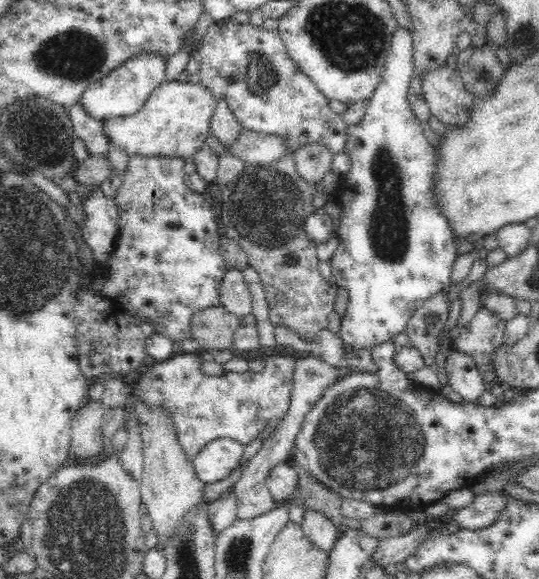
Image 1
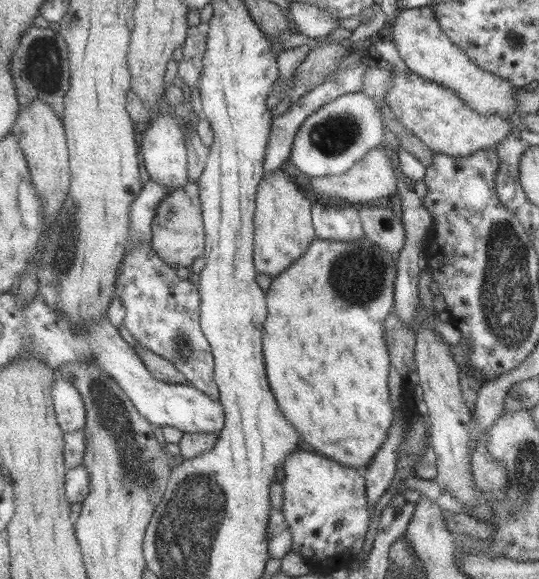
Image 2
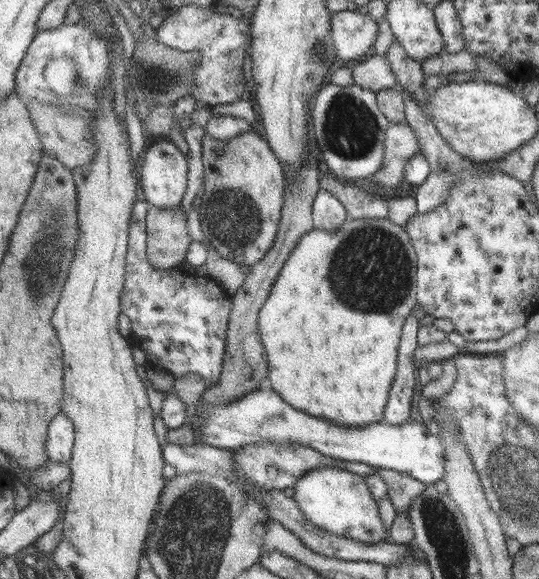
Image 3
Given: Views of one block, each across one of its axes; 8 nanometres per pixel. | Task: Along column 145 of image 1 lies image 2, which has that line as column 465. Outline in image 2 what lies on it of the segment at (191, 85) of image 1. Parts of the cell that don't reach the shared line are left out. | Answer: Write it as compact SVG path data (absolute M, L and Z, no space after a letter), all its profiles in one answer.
M391 69L392 87L385 100L397 122L412 132L435 152L453 157L472 155L488 147L498 146L513 129L512 119L502 119L499 115L480 115L466 106L462 96L458 96L448 86L442 86L419 77L410 70L406 72Z

